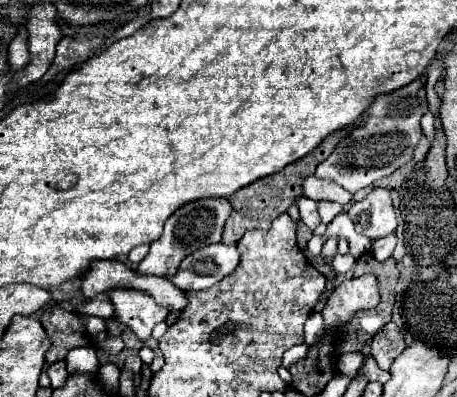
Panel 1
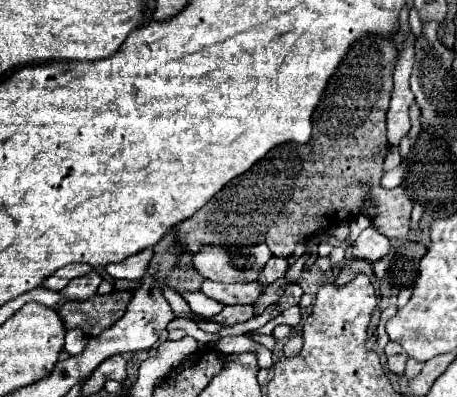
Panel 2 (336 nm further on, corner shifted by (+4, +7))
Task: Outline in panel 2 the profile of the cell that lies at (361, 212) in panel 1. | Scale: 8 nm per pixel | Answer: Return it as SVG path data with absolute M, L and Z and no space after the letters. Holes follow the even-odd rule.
M367 227L365 231L361 231L361 235L357 237L351 249L353 249L351 253L355 259L365 259L365 261L375 263L389 253L389 239L381 235L377 229Z

